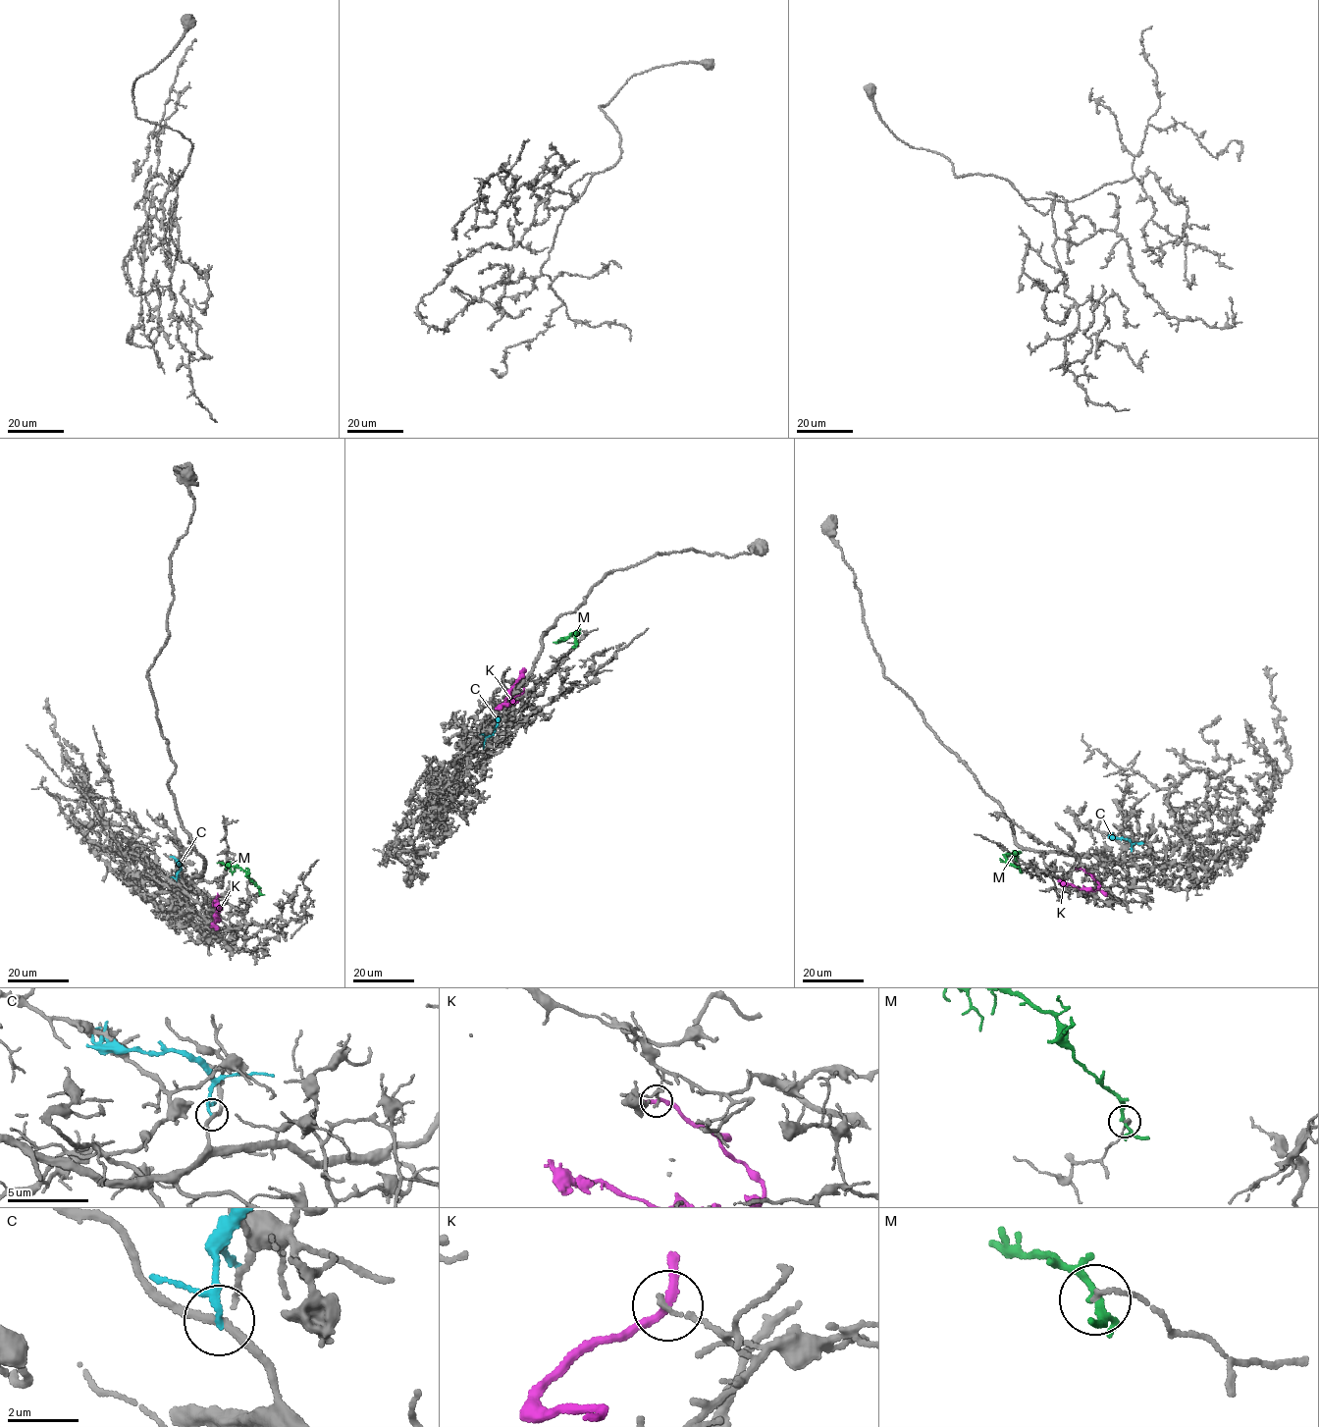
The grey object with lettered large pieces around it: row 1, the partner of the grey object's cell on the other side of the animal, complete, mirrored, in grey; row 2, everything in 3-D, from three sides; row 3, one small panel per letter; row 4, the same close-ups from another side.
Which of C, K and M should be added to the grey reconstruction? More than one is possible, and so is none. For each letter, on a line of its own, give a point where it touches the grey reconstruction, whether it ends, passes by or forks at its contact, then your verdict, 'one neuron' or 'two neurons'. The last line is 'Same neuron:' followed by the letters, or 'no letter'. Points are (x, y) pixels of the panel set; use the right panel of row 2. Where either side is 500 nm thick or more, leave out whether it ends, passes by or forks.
C: contact (1132, 850); it passes by; two neurons
K: contact (1080, 869); it passes by; two neurons
M: contact (1020, 870); it forks; two neurons
Same neuron: no letter

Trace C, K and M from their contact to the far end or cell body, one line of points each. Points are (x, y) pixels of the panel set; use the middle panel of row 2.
C: (483, 734), (492, 734), (498, 717), (494, 718)
K: (523, 692), (512, 701), (516, 702), (507, 706), (507, 691), (523, 668)
M: (574, 647), (574, 633), (553, 642)

